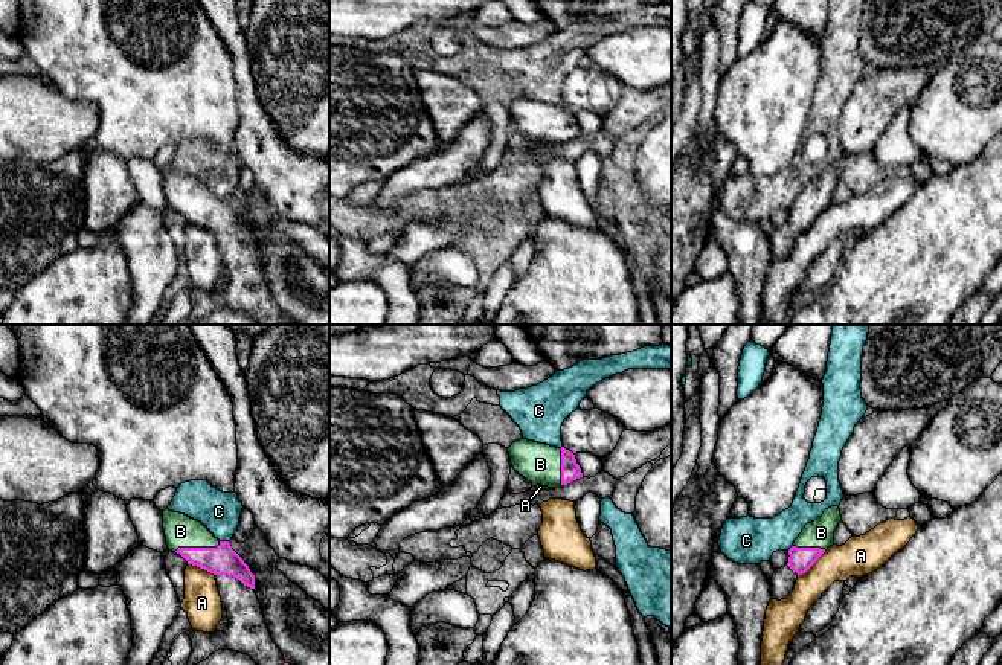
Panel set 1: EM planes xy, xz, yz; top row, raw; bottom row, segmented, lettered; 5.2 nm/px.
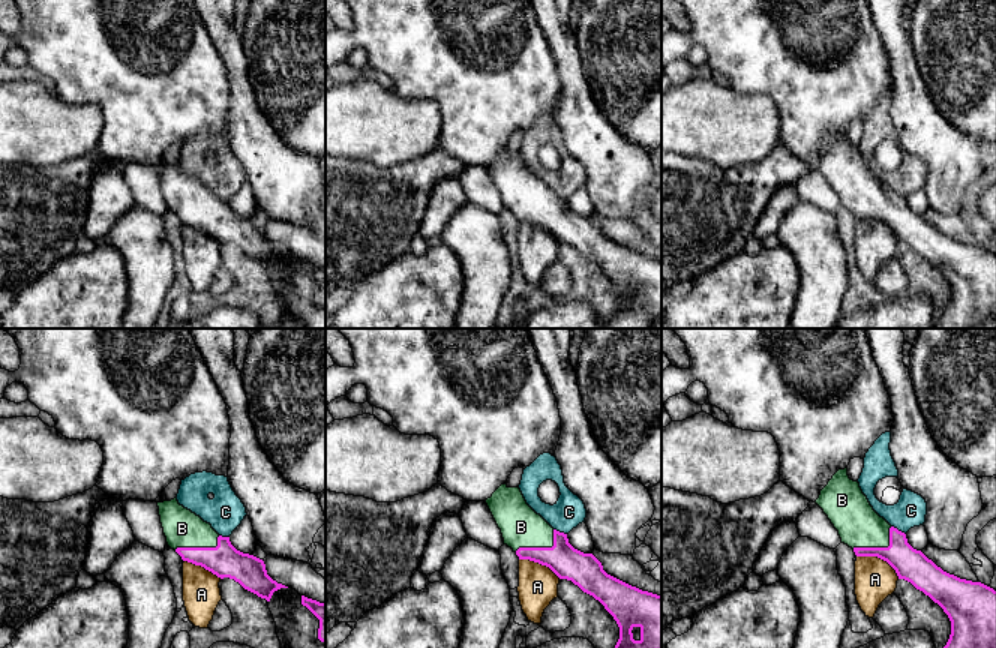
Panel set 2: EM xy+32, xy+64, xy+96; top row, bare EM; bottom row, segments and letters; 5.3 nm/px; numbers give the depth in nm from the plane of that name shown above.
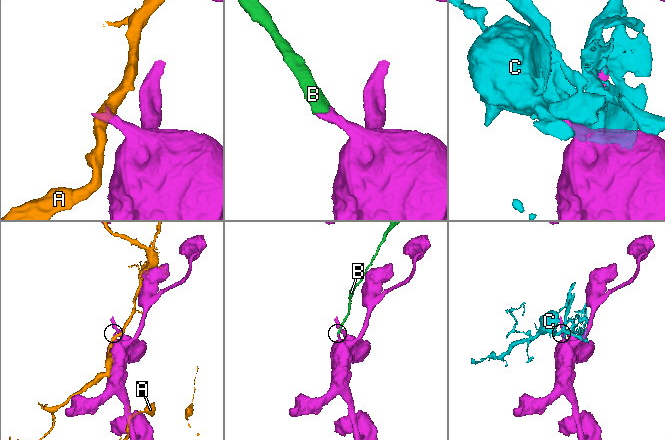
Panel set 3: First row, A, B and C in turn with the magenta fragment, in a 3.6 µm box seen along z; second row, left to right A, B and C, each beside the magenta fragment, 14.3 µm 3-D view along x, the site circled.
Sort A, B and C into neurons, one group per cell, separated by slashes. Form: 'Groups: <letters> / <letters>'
Groups: A / B / C

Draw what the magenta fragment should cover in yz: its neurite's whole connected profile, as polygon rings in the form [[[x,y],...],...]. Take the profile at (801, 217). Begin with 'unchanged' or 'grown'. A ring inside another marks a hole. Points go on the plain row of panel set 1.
grown | [[[831,165],[814,180],[807,182],[788,207],[787,224],[798,233],[805,232],[834,203],[834,189],[840,180],[839,165]]]

